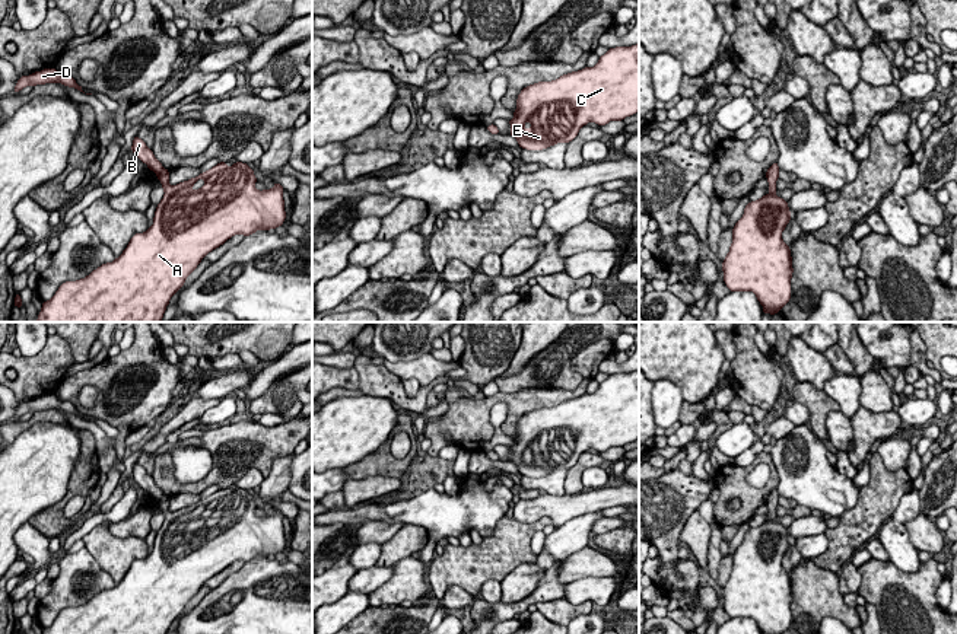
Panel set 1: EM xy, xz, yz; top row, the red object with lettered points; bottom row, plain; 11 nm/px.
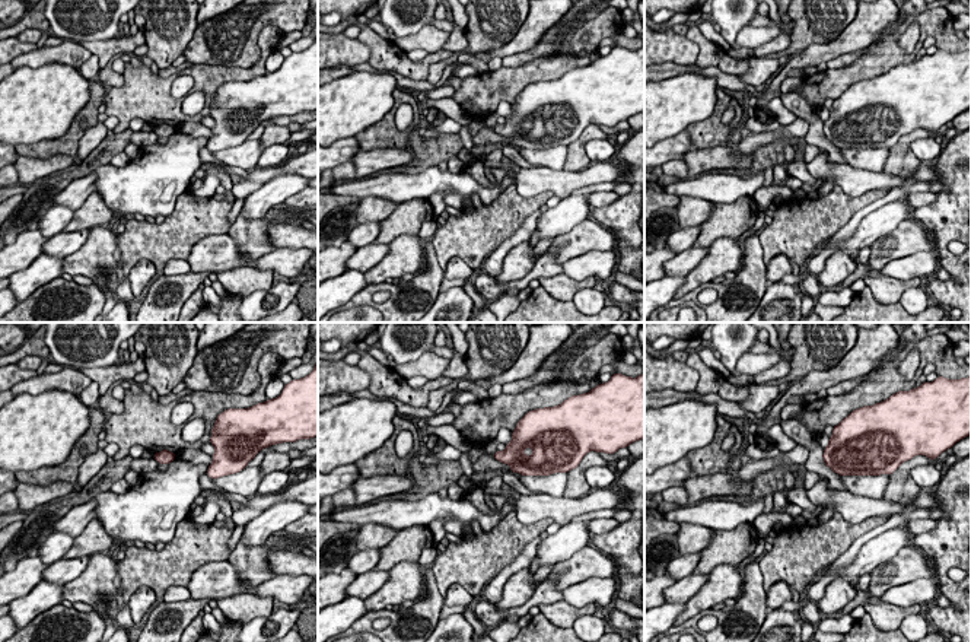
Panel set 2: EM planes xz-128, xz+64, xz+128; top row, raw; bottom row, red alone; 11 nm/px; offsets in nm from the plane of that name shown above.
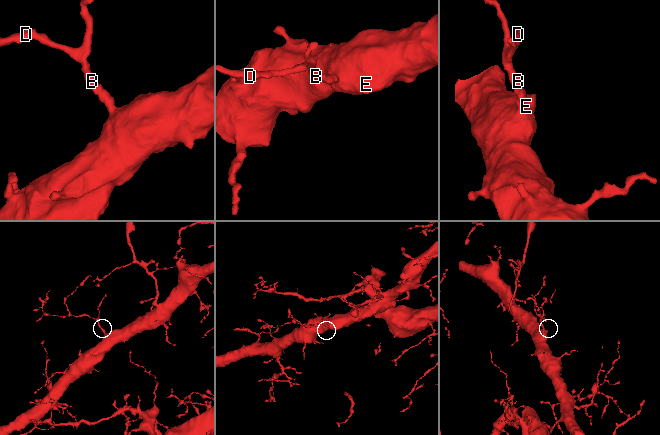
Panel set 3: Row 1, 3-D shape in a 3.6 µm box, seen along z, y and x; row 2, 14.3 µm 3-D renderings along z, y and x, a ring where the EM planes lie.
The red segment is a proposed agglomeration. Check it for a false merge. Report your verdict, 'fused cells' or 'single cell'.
single cell

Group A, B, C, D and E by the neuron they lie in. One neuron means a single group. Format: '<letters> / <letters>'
A B C D E

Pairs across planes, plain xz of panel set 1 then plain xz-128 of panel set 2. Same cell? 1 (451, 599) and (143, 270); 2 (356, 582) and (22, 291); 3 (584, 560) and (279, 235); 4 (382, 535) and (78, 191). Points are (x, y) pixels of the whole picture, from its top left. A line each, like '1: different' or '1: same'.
1: same
2: different
3: same
4: same

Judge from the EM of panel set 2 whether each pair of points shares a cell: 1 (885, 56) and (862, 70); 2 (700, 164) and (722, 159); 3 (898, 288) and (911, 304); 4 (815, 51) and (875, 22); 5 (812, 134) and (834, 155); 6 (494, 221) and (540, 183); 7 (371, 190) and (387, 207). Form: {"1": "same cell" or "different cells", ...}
{"1": "same cell", "2": "same cell", "3": "different cells", "4": "same cell", "5": "same cell", "6": "different cells", "7": "different cells"}

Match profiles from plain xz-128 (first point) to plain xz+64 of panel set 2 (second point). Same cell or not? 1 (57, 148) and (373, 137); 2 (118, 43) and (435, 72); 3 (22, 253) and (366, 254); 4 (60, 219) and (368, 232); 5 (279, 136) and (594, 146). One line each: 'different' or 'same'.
1: same
2: different
3: different
4: same
5: different

